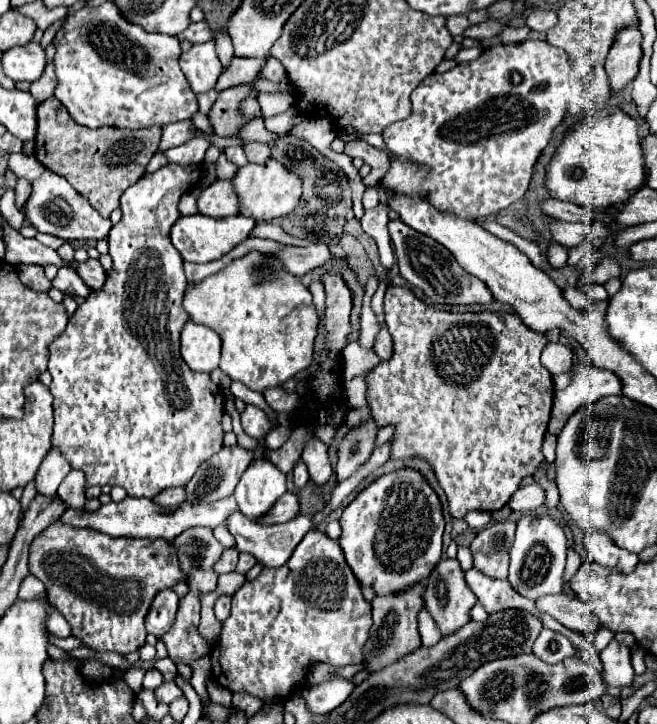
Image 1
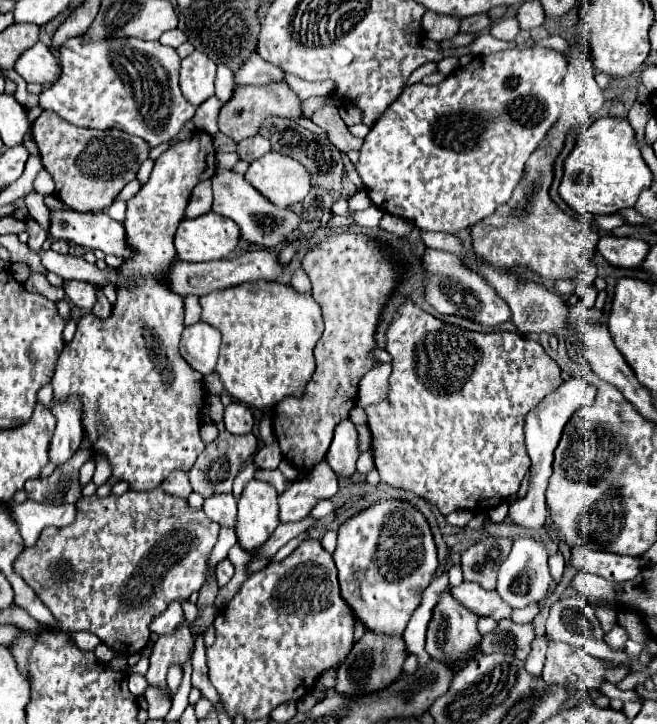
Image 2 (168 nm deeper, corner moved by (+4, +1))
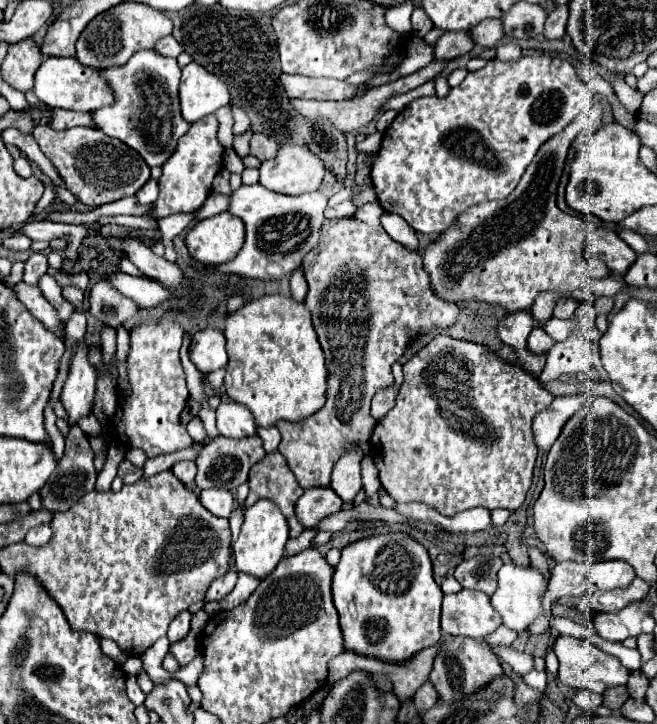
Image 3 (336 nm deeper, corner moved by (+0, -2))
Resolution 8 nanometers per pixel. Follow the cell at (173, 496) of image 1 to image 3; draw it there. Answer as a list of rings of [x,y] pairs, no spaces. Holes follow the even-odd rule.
[[[184,460],[184,462],[176,462],[172,472],[176,474],[176,478],[182,482],[182,484],[192,484],[194,482],[194,476],[196,476],[196,464],[190,462],[190,460]]]

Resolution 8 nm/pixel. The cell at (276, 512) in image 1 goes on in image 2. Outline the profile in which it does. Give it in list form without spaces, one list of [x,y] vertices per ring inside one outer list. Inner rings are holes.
[[[326,461],[318,463],[308,477],[294,481],[278,497],[280,521],[282,523],[302,521],[316,507],[318,501],[332,499],[336,495],[336,491],[338,491],[338,481],[336,481],[332,469],[328,467]]]

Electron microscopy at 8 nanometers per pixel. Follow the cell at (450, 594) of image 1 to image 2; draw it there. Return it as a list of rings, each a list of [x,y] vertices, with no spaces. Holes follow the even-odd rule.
[[[446,591],[442,595],[440,603],[434,607],[434,613],[432,613],[432,619],[428,625],[428,633],[426,633],[426,651],[428,651],[430,659],[444,661],[446,665],[454,665],[456,671],[464,669],[466,663],[478,655],[478,645],[482,641],[482,635],[480,635],[476,623],[478,623],[478,617],[474,613],[470,613],[468,609],[464,609],[458,601],[454,601],[450,597],[450,591]]]

